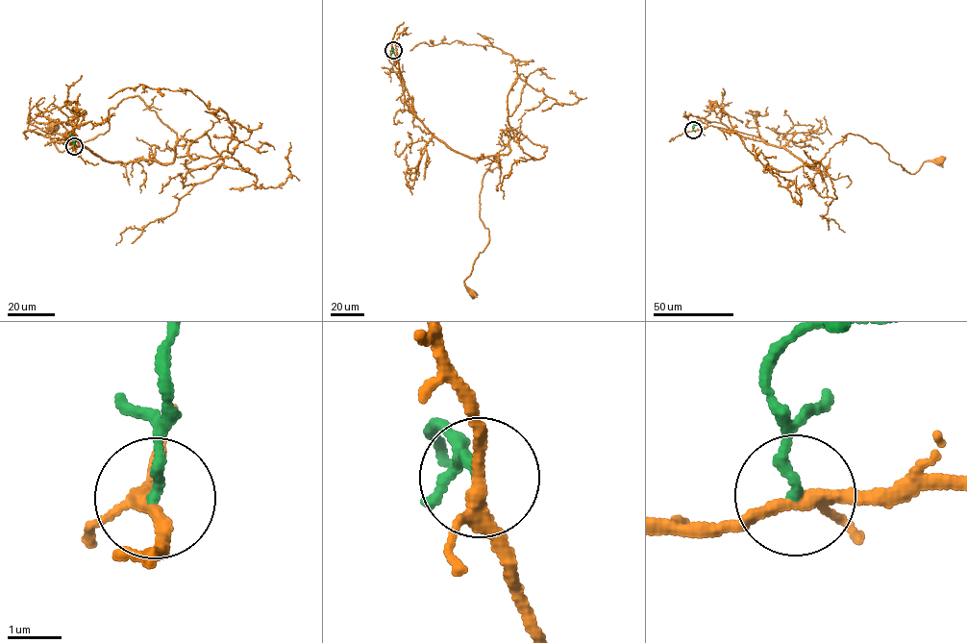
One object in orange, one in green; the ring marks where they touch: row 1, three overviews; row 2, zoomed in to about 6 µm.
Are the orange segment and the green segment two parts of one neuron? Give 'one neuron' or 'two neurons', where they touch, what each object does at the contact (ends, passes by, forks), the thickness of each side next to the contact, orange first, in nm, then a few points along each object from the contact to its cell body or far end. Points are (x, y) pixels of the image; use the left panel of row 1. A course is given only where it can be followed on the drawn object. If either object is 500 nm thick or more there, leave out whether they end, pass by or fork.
two neurons | (74, 146) | orange forks | green ends | 200/200 nm | orange via (73, 146), (75, 134), (63, 138), (107, 160), (170, 163), (177, 140), (136, 95), (62, 152), (53, 125) | green via (73, 146), (75, 138), (69, 135)

